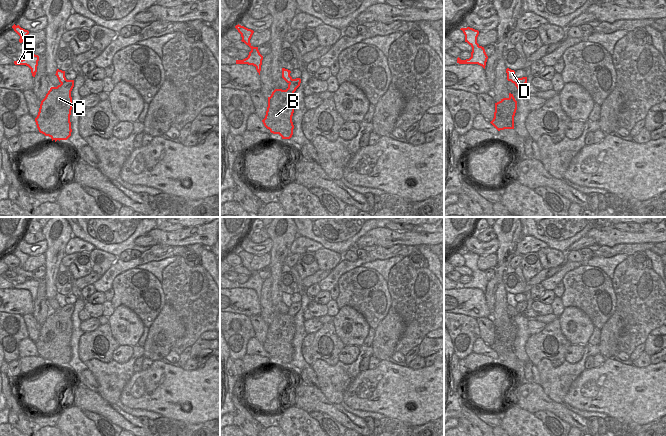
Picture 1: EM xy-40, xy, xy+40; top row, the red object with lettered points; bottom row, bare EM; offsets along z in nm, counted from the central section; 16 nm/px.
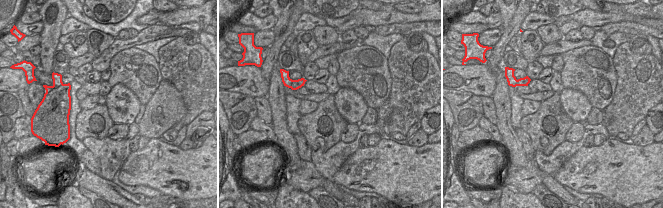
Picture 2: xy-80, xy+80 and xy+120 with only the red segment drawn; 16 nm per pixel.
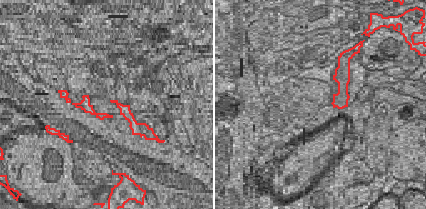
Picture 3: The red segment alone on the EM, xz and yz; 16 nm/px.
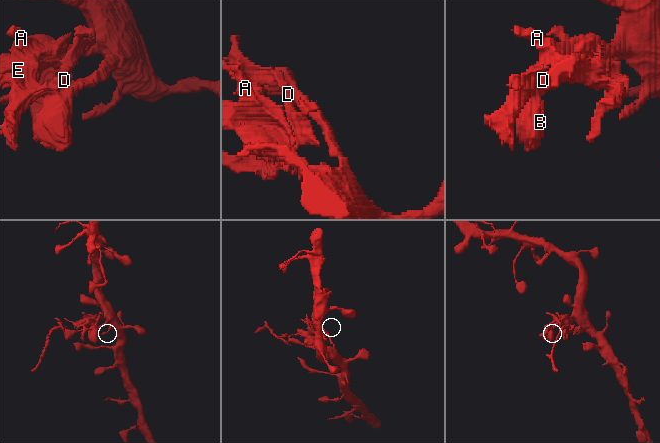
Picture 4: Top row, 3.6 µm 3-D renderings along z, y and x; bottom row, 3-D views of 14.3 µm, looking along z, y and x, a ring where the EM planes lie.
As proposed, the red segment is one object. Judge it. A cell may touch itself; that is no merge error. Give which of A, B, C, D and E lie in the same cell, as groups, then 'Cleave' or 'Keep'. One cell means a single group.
Groups: A D E / B C. Cleave.

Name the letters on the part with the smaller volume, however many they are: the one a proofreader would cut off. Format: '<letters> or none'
A, D, E.

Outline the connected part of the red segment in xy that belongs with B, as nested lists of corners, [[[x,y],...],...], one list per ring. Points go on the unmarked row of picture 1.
[[[300,302],[293,303],[286,314],[275,313],[268,321],[268,331],[262,346],[271,357],[279,358],[282,363],[290,363],[293,359],[294,316],[300,307]]]

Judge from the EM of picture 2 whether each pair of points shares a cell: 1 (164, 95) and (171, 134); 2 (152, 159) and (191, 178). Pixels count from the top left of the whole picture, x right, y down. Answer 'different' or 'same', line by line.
1: different
2: same

